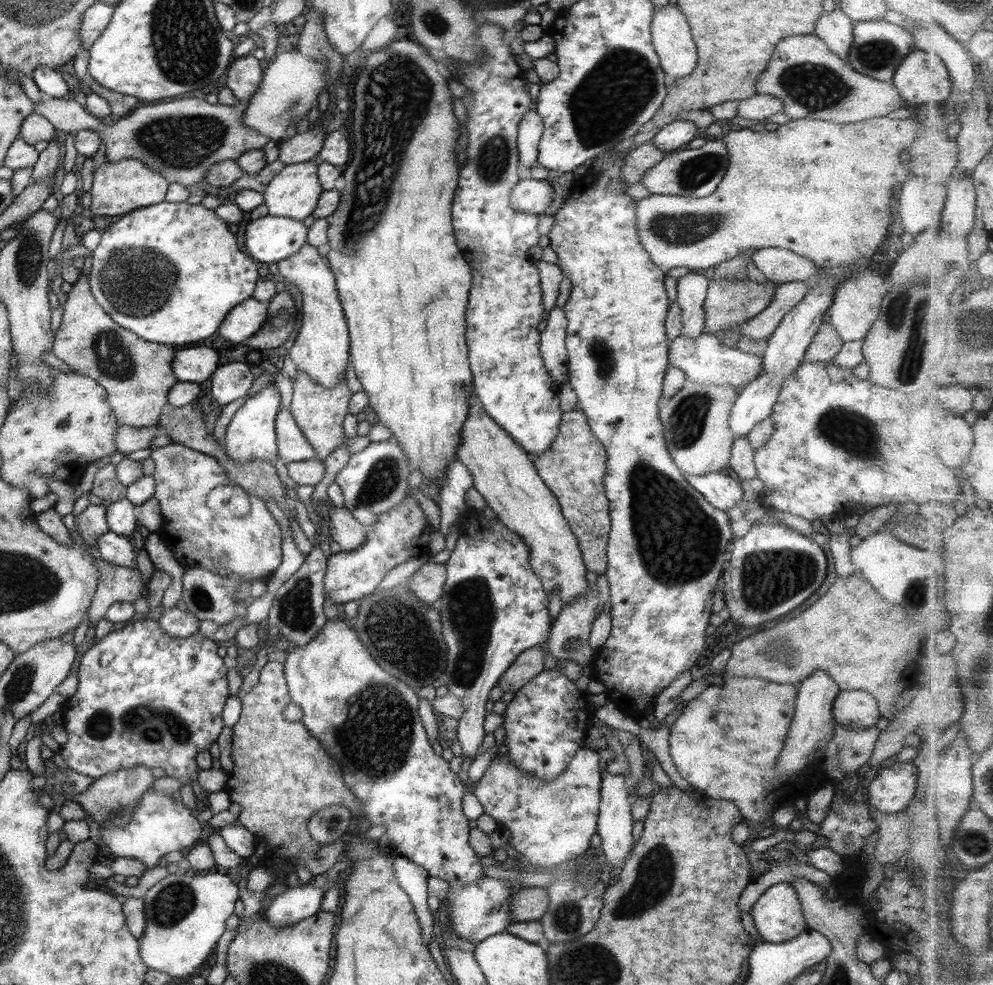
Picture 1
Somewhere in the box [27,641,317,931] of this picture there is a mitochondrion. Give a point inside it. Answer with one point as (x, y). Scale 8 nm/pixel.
(154, 725)

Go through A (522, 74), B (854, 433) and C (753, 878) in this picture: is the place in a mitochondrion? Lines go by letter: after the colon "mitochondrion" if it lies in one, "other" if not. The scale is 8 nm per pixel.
A: other
B: mitochondrion
C: other

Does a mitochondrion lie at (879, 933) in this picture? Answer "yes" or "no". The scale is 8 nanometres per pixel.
no

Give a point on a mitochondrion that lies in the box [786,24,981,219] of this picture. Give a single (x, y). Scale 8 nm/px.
(875, 55)

